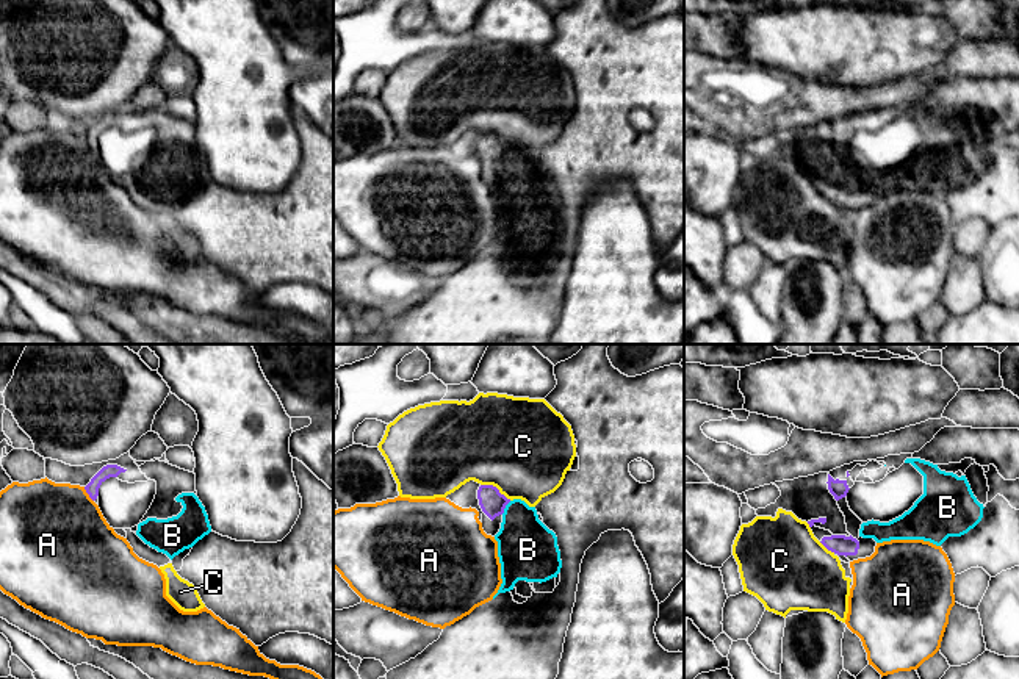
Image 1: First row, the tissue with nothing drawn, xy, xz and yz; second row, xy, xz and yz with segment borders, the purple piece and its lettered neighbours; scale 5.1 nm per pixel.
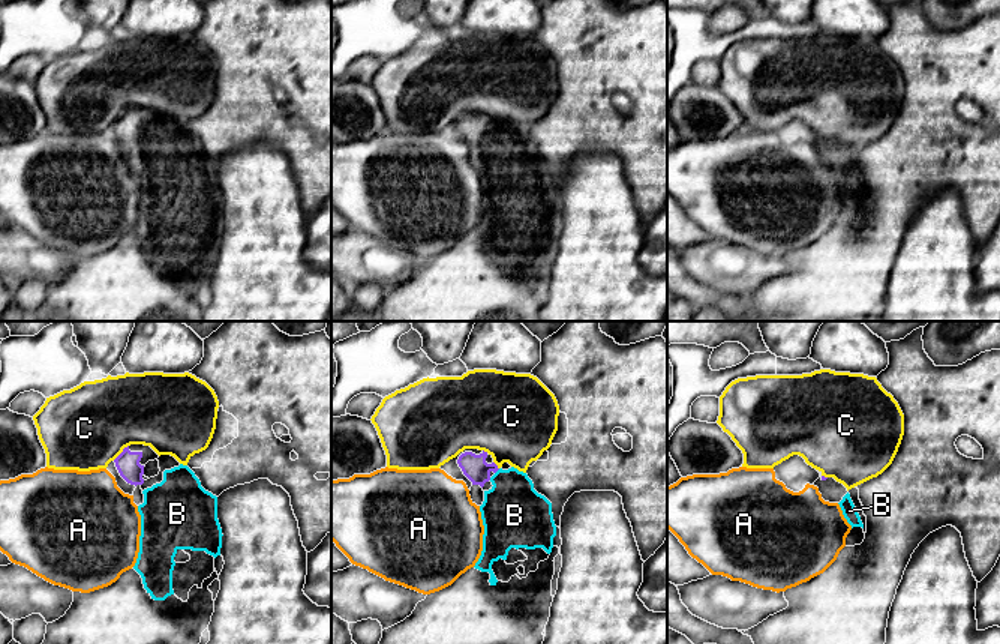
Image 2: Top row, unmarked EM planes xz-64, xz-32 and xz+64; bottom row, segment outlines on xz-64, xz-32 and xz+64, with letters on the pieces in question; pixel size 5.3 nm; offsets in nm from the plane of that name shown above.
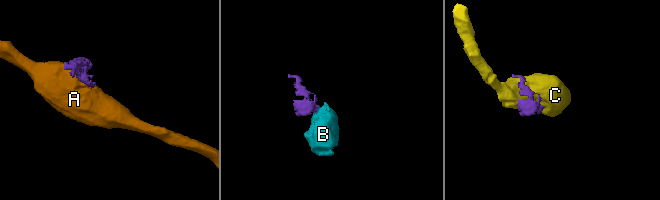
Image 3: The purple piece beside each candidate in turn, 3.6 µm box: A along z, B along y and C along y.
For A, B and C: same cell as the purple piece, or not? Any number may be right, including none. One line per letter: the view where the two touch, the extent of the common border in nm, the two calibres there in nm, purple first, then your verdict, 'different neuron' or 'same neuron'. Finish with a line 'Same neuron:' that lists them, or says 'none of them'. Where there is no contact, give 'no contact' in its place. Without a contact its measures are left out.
A: contact in xy; length 90 nm; calibres 70 and 480 nm; different neuron
B: contact in xz; length 90 nm; calibres 130 and 300 nm; same neuron
C: contact in xz; length 180 nm; calibres 130 and 500 nm; different neuron
Same neuron: B

